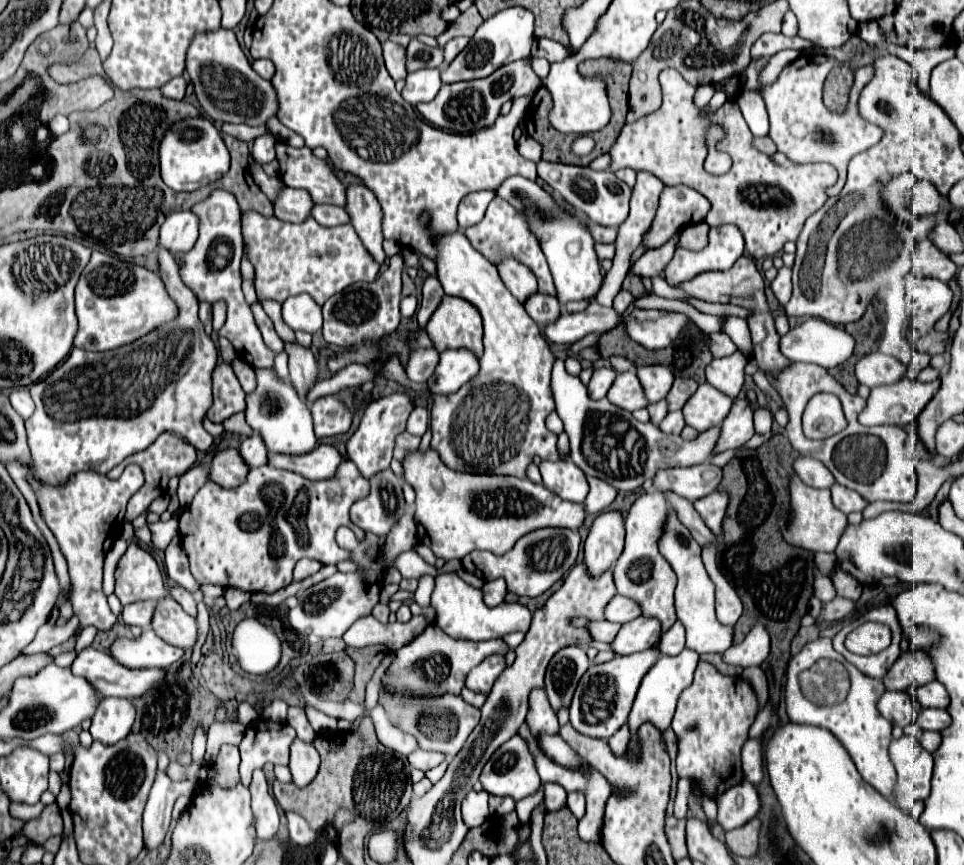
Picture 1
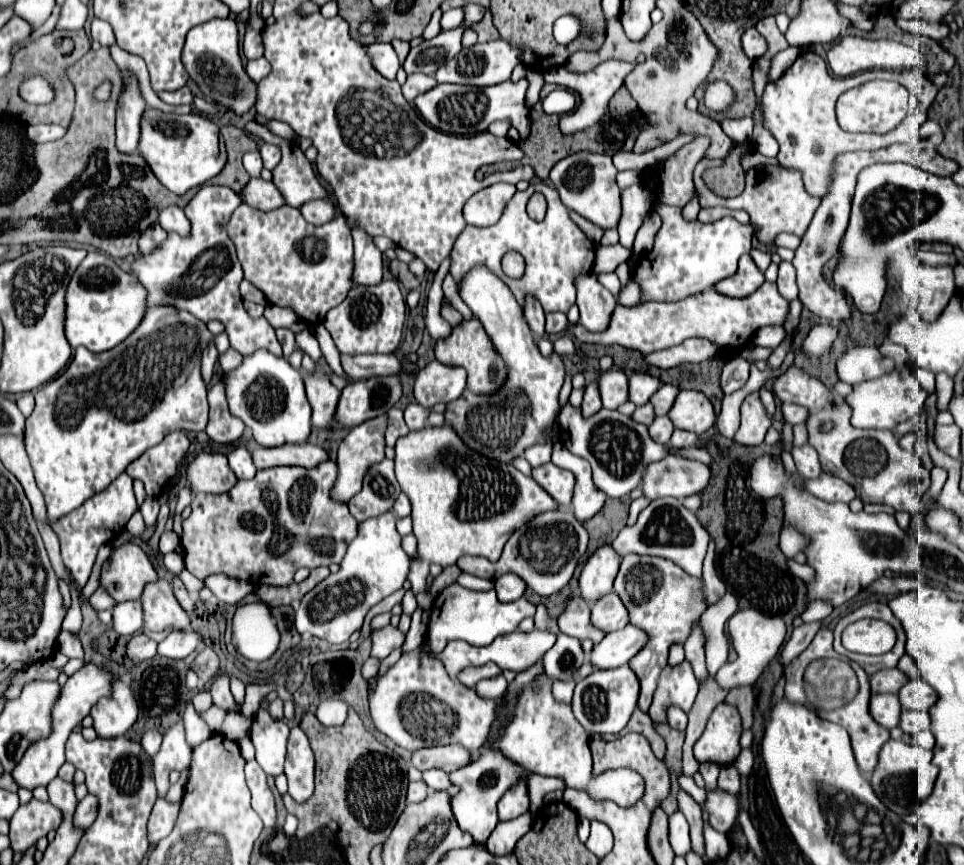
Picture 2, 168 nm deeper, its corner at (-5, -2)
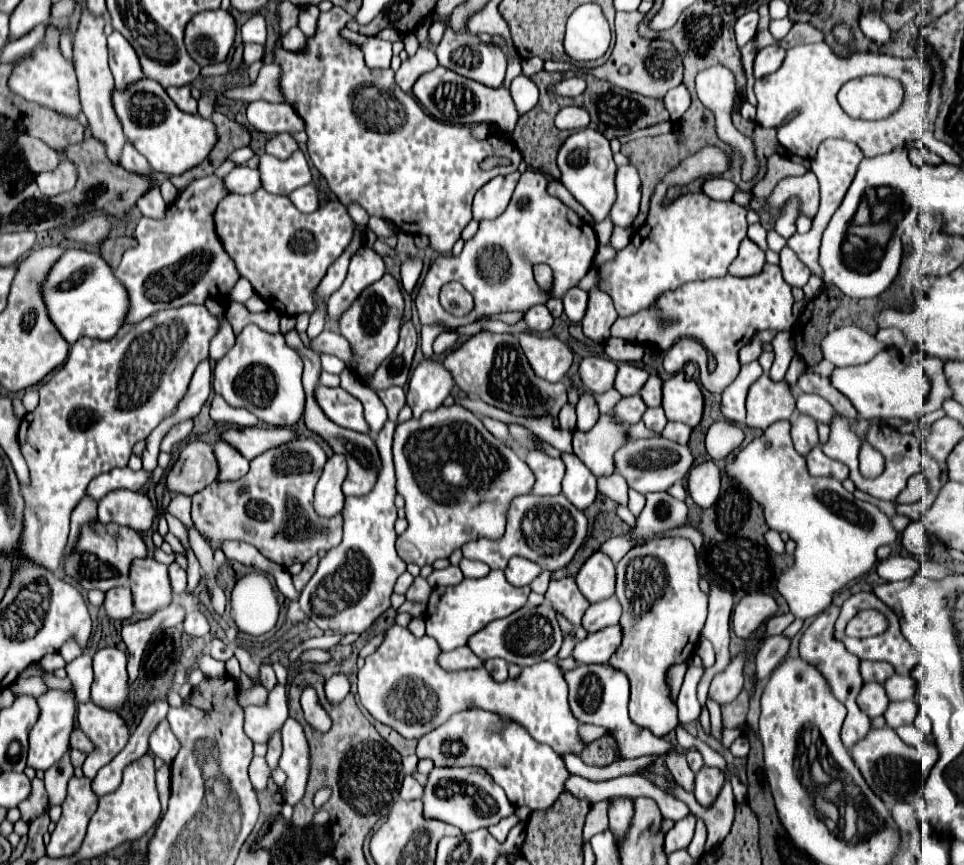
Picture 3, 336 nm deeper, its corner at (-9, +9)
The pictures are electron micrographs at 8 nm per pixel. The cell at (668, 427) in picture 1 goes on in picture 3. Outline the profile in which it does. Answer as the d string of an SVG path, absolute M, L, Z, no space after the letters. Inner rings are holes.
M647 408L645 414L643 414L643 422L649 430L653 432L663 432L665 424L667 424L667 418L663 414L663 408Z

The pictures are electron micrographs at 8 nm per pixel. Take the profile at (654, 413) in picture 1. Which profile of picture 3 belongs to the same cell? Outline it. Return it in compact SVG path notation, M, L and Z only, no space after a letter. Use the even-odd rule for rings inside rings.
M635 394L635 396L627 396L621 398L615 408L611 410L611 416L615 422L623 422L623 424L637 424L645 412L645 404L643 400Z

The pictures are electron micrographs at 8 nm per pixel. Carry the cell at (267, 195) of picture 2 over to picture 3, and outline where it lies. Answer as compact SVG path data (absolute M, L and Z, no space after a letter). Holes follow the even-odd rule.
M235 166L223 178L223 186L231 194L249 194L249 192L255 192L257 188L261 188L259 172L253 170L253 168L249 168L249 166Z

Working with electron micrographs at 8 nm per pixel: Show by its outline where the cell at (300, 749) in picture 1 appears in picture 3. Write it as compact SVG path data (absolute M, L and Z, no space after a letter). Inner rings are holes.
M289 718L281 728L281 758L279 768L287 774L287 782L281 788L287 804L297 804L305 794L309 776L309 746L299 722Z

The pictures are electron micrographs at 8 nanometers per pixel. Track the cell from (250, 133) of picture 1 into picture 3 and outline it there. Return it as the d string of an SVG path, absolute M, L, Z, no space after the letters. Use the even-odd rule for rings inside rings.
M297 150L287 160L277 160L269 154L263 154L259 158L257 170L259 176L263 176L263 188L271 194L287 196L295 188L311 182L311 170L301 150Z

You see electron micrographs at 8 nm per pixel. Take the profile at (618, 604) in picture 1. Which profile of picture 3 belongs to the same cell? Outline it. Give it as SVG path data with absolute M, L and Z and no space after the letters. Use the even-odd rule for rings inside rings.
M615 596L601 600L597 604L591 604L587 608L587 612L583 614L583 628L587 632L599 632L607 626L619 624L619 616L621 616L621 604L617 602Z

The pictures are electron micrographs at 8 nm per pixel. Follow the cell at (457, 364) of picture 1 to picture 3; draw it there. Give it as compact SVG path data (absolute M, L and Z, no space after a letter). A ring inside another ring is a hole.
M423 360L411 380L407 392L407 404L413 412L413 418L419 418L427 410L437 410L443 400L451 394L453 376L437 360Z

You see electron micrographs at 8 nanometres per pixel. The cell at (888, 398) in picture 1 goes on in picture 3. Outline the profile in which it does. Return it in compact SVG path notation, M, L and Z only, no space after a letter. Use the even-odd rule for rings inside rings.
M885 348L873 360L859 366L835 368L829 376L831 384L845 394L861 418L901 418L901 420L919 420L925 412L923 406L927 402L931 380L925 374L923 366L917 360L905 362L897 348Z

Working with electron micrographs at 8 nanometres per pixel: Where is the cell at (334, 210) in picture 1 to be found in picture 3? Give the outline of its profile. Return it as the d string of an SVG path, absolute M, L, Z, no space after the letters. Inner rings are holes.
M307 184L307 186L297 188L295 192L289 194L289 200L295 204L295 208L297 208L299 212L315 212L315 210L319 208L315 184Z

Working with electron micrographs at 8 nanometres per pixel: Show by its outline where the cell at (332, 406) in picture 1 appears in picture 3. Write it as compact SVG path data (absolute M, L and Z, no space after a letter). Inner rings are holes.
M411 320L401 324L401 338L395 348L395 352L377 368L377 372L371 378L371 388L391 388L391 386L403 386L409 378L409 368L413 362L413 354L417 348L417 330Z

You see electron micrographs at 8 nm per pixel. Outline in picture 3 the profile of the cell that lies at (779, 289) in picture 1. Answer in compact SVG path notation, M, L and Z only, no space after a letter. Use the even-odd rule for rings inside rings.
M783 248L781 250L781 262L779 262L781 270L783 270L783 278L789 286L805 286L809 276L811 276L811 270L807 266L803 266L803 262L795 256L795 252L791 248Z

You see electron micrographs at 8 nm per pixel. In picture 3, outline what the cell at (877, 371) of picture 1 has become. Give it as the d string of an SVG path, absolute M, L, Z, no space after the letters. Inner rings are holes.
M841 326L821 340L823 358L835 366L865 364L883 348L885 344L877 342L871 334L857 326Z

